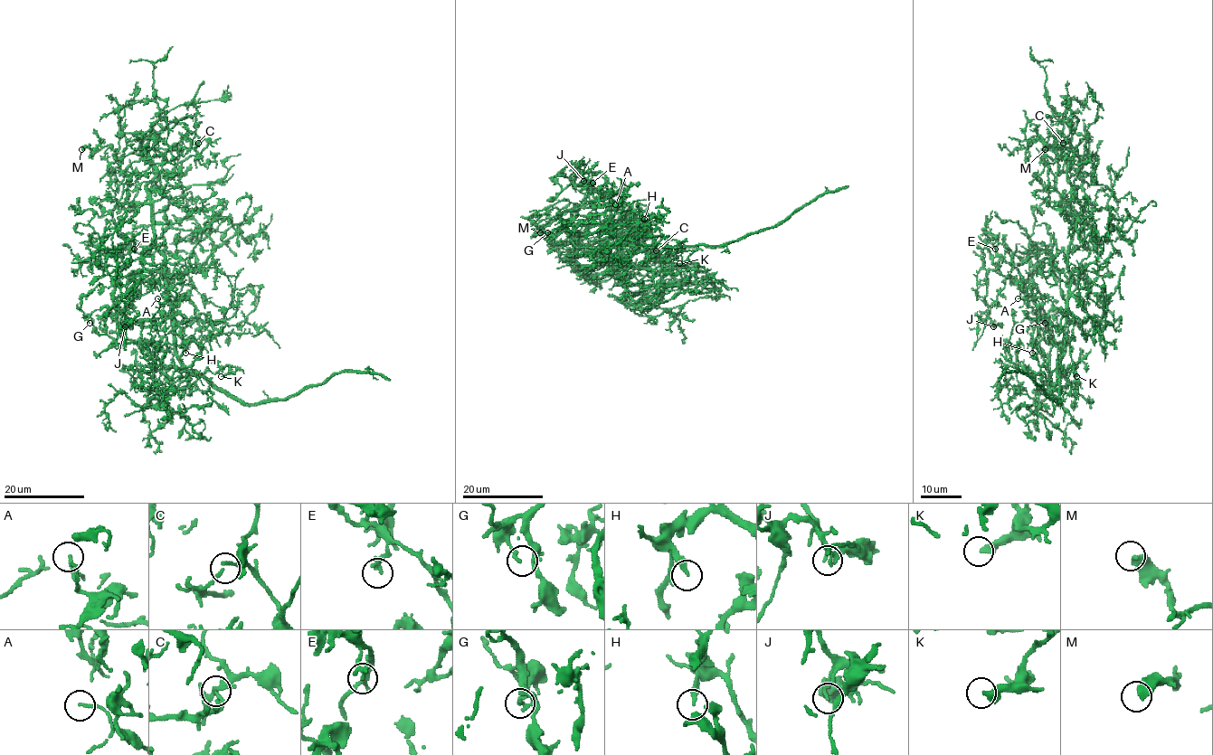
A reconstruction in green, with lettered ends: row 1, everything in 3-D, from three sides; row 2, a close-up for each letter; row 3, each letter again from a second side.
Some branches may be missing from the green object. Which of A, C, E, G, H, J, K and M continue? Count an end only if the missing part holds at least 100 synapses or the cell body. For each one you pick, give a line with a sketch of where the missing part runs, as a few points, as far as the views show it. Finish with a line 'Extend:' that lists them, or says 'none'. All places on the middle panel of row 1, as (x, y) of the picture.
Extend: none

